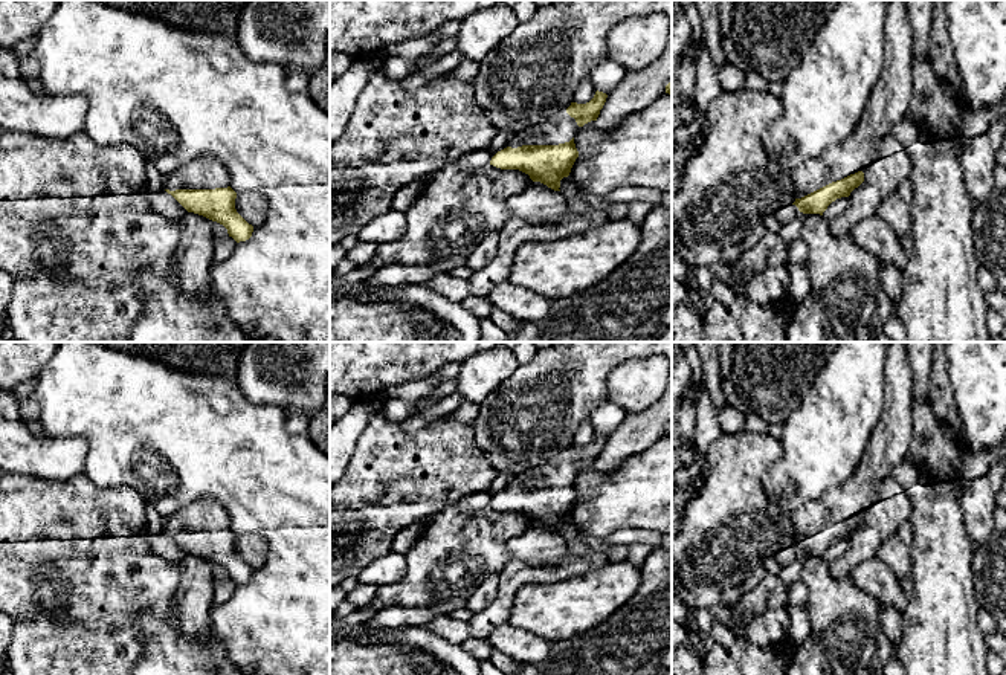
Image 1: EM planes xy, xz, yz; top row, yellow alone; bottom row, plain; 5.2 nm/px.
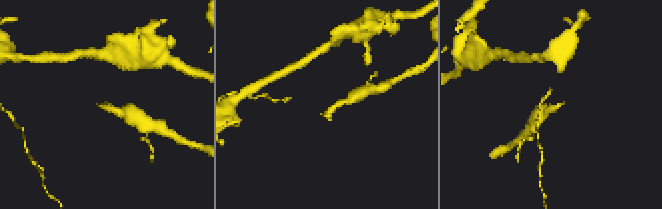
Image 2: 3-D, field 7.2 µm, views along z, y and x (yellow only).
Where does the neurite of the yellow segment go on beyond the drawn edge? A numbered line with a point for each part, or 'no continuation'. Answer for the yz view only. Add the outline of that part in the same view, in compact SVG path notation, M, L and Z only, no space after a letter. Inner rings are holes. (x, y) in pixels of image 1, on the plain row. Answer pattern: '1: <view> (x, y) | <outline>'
1: yz (890, 442) | M888 342L885 403L855 473L841 486L826 492L789 513L795 541L801 541L832 524L872 509L881 483L910 452L913 434L913 374L905 342Z

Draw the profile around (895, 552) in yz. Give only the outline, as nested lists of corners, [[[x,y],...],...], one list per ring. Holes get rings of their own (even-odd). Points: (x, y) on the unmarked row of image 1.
[[[910,521],[902,522],[896,533],[888,538],[876,551],[879,557],[895,574],[898,580],[910,577],[911,565],[913,525]]]

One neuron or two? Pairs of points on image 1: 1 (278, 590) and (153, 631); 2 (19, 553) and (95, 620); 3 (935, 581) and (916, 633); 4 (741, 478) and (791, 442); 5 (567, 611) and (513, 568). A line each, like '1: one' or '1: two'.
1: two
2: one
3: one
4: two
5: two

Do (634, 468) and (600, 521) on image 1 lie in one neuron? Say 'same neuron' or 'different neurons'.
same neuron

